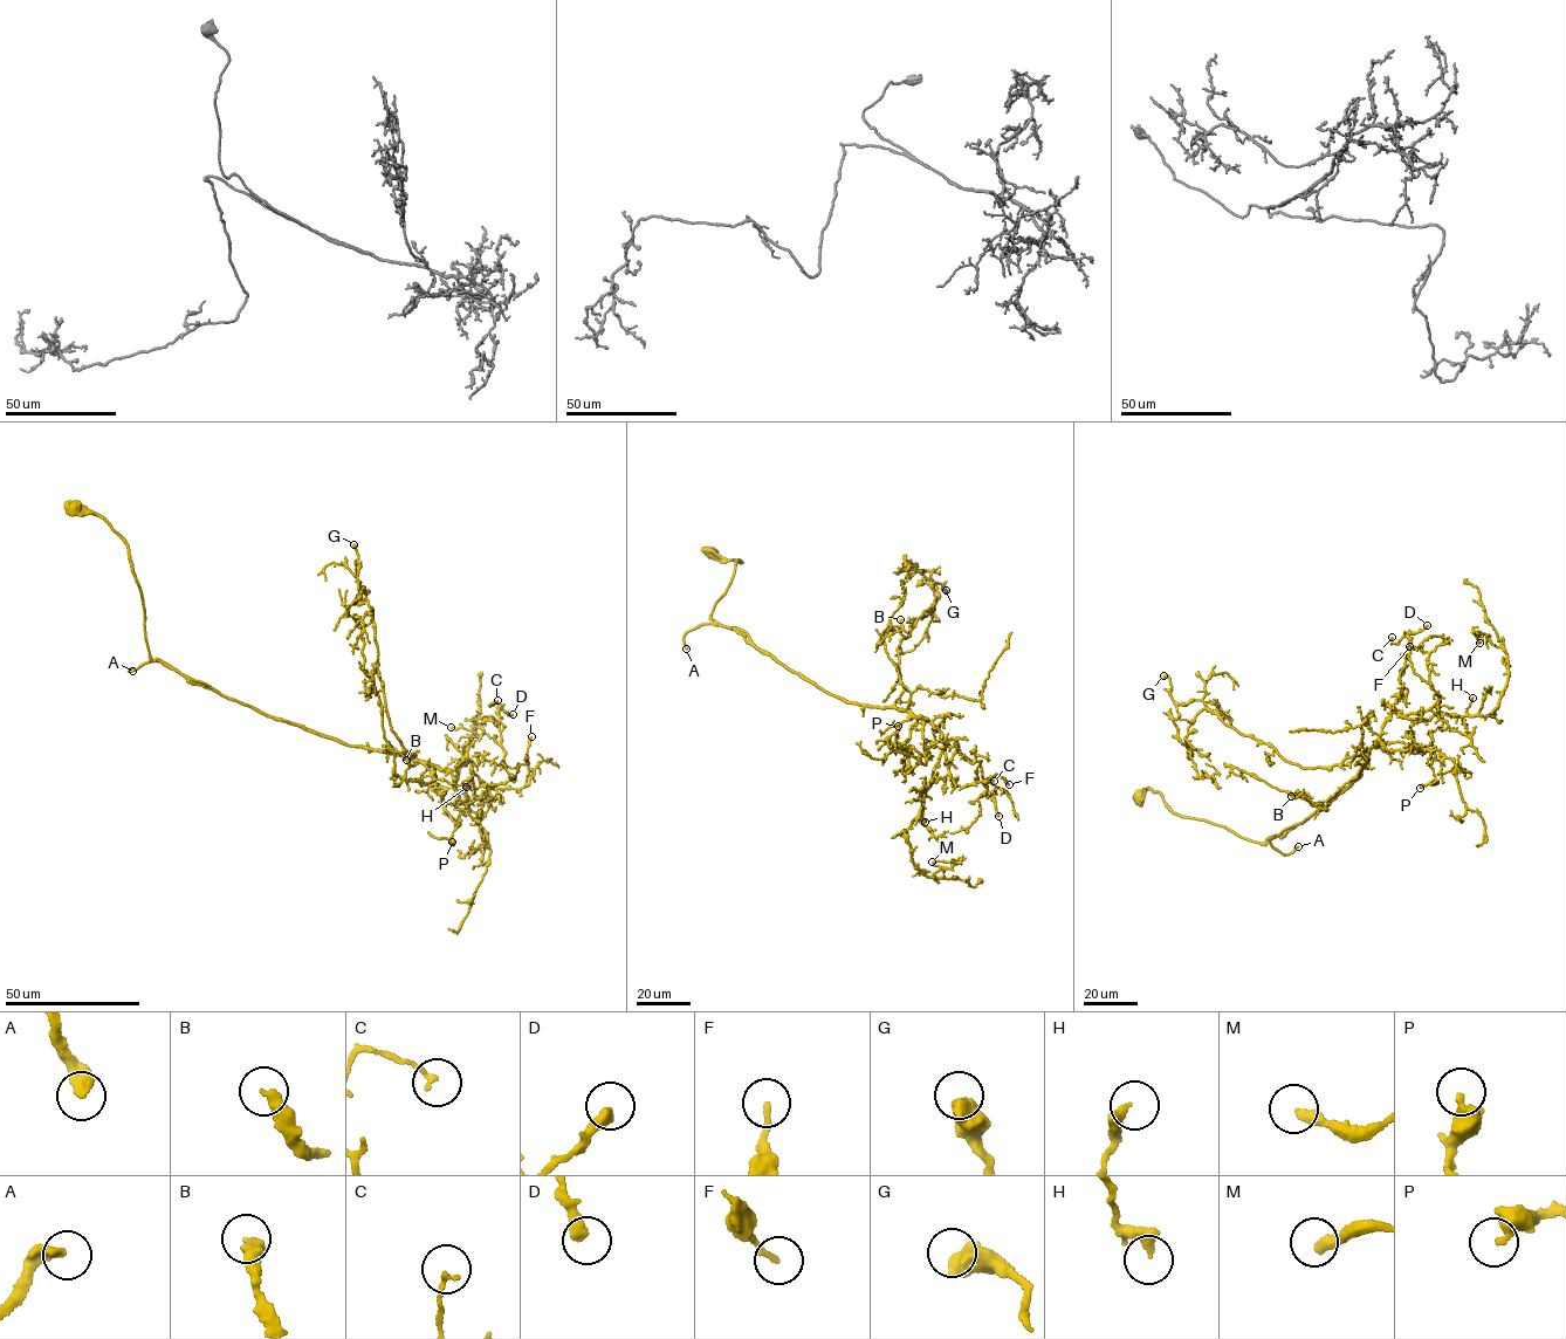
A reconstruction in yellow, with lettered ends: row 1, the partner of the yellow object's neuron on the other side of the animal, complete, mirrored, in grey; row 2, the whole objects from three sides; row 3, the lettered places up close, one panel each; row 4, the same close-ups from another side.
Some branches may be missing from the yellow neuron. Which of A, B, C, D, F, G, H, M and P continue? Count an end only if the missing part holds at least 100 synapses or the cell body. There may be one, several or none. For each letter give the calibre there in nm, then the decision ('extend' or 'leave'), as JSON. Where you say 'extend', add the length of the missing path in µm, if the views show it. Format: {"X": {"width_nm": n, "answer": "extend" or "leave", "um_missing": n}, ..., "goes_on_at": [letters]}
{"A": {"width_nm": 360, "answer": "extend", "um_missing": 300}, "B": {"width_nm": 320, "answer": "leave"}, "C": {"width_nm": 150, "answer": "leave"}, "D": {"width_nm": 380, "answer": "leave"}, "F": {"width_nm": 160, "answer": "leave"}, "G": {"width_nm": 650, "answer": "leave"}, "H": {"width_nm": 360, "answer": "leave"}, "M": {"width_nm": 360, "answer": "leave"}, "P": {"width_nm": 400, "answer": "leave"}, "goes_on_at": ["A"]}

